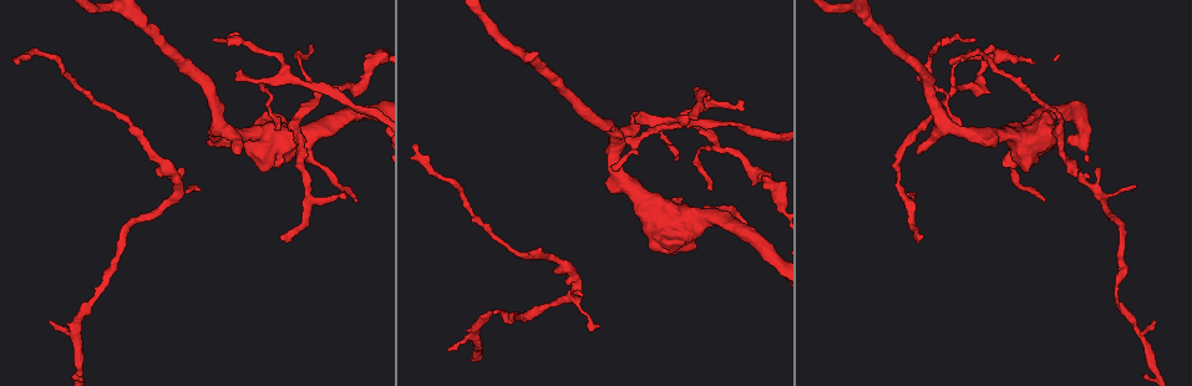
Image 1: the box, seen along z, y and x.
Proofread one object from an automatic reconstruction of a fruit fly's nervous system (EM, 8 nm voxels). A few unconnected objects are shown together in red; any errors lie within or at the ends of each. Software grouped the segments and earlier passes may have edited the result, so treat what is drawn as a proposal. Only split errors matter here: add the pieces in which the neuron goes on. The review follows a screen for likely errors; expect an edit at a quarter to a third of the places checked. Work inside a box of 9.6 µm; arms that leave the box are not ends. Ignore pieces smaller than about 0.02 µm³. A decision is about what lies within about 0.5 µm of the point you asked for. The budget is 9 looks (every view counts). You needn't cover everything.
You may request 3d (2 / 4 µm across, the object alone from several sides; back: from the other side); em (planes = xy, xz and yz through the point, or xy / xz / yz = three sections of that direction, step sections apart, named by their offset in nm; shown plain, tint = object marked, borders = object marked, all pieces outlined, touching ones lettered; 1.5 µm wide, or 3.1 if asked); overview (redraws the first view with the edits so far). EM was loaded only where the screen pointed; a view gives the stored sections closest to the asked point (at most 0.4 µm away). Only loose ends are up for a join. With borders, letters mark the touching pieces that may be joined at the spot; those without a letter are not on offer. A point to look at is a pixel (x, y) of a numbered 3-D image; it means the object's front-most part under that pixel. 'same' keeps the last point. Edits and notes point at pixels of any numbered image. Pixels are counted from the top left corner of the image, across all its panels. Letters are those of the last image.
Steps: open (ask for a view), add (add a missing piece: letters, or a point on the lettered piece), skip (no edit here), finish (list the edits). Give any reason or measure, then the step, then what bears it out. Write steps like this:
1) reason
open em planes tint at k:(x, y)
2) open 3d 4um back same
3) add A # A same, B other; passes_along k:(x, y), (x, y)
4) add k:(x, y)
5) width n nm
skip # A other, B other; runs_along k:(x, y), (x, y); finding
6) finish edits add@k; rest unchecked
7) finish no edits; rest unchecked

an open end
open em planes borders at 1:(450, 350)

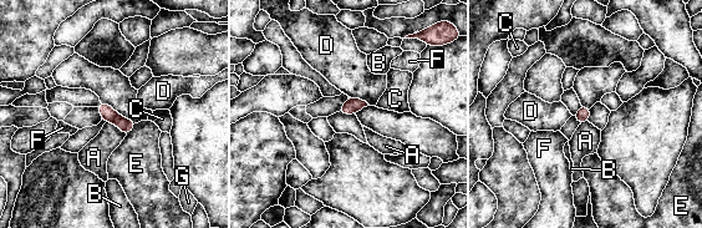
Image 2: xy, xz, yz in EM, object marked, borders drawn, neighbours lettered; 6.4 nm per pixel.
longest_contact A 160 nm
skip # A other, B other, C other, D other, E other, F other, G other; no lettered piece goes on from it

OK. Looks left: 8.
an open end
open em xz step 8 borders at 1:(240, 153)

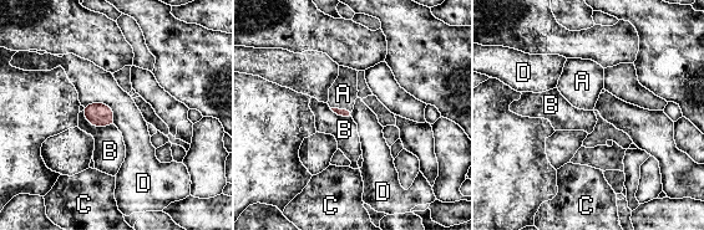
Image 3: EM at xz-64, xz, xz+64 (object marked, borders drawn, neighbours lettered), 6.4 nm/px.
open em planes borders same

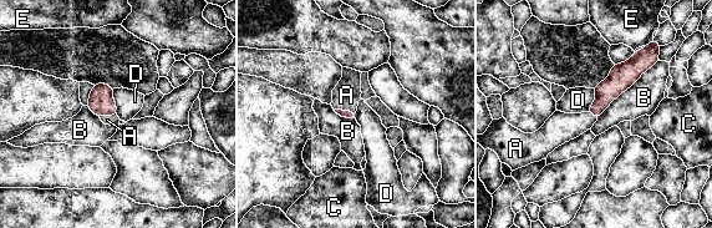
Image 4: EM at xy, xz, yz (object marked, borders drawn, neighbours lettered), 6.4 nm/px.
add A # A same, B other, C other, D other, E other; passes_along 4:(350, 115), (345, 111), (346, 95); it goes on there

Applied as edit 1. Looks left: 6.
open overview

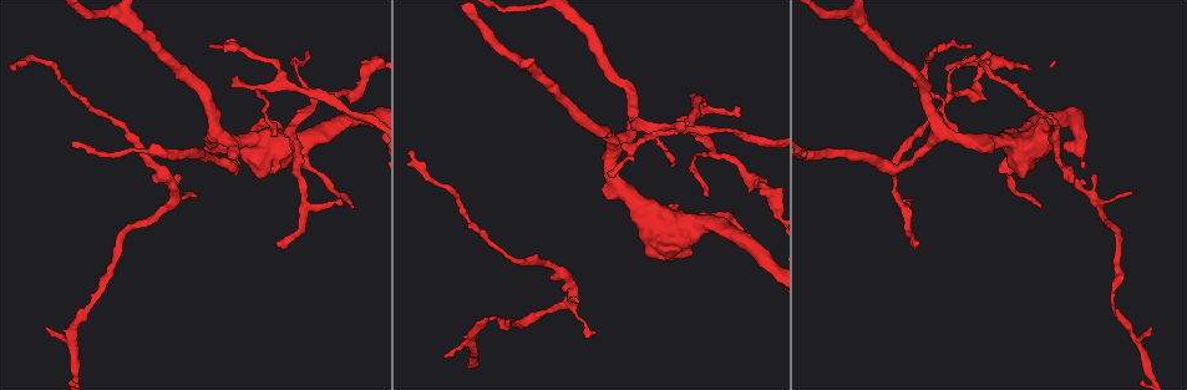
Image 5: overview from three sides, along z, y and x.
an open end
open 3d 2um at 5:(277, 243)

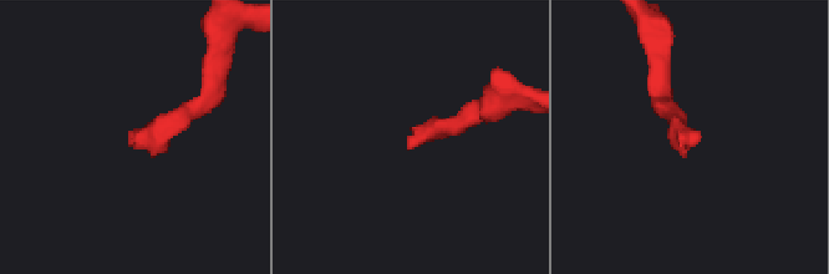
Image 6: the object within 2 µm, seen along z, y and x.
open em xy step 8 borders at 6:(131, 140)

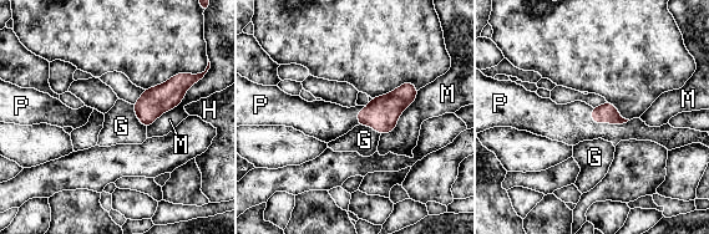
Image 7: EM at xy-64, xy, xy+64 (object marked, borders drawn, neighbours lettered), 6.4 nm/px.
width 130 nm
add P # G other, H other, M other, P same; passes_along 7:(606, 113), (603, 122), (571, 123); the neuron continues

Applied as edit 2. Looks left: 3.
free end
open em xy step 8 borders at 5:(340, 199)

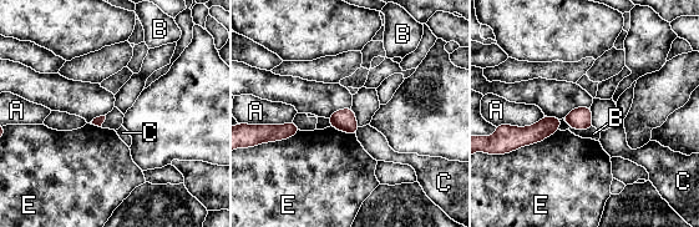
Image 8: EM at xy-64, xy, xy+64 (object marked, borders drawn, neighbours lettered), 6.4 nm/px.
cut it another way
open em xz step 4 borders same

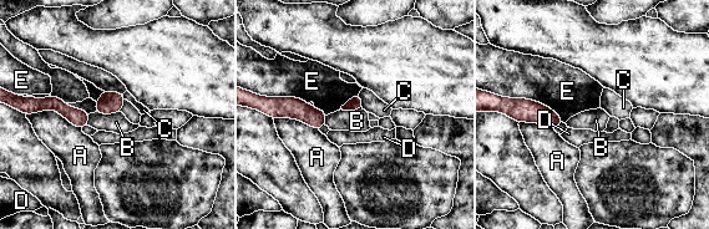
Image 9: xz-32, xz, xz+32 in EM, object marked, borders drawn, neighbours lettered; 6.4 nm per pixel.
width 80 nm
skip # A other, B other, C other, D other, E other; no lettered piece goes on from it

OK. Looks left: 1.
finish edits add@4, add@7; rest unchecked

